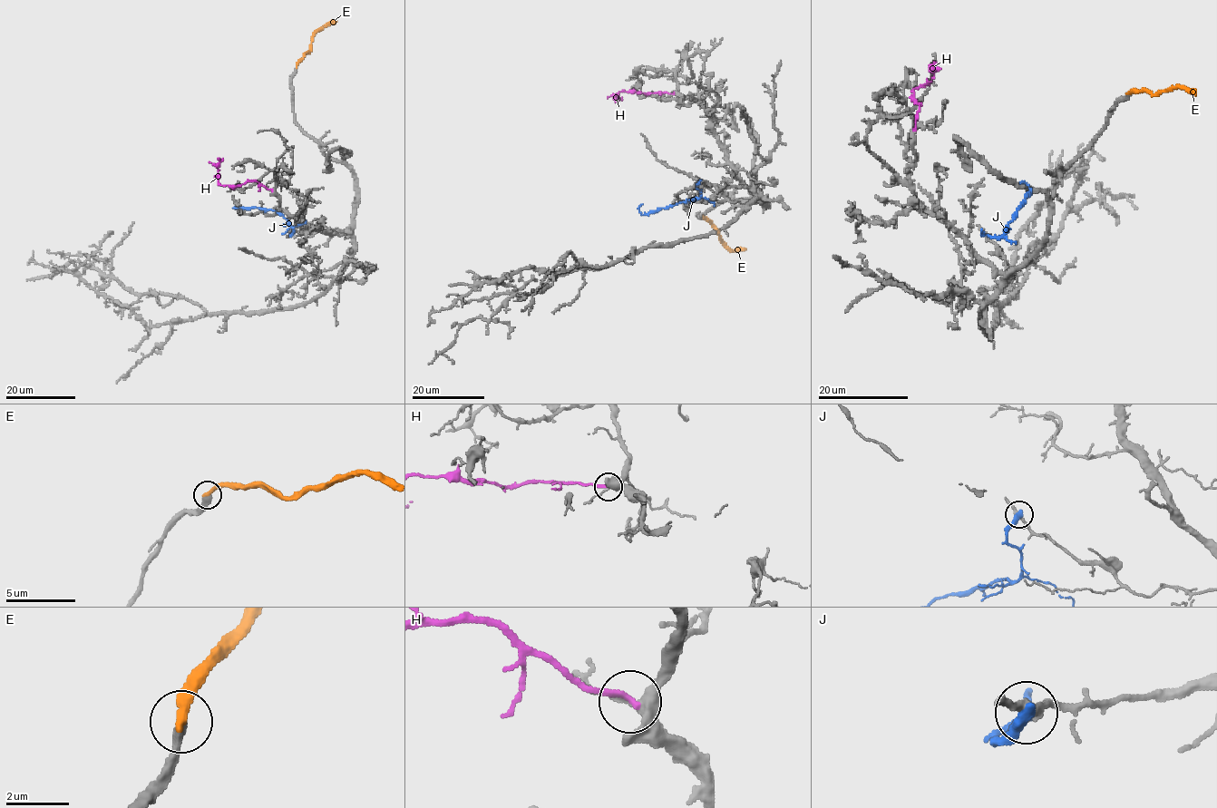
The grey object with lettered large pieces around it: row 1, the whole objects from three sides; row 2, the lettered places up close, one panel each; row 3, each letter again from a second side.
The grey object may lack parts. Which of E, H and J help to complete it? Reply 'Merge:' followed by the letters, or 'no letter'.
Merge: E

